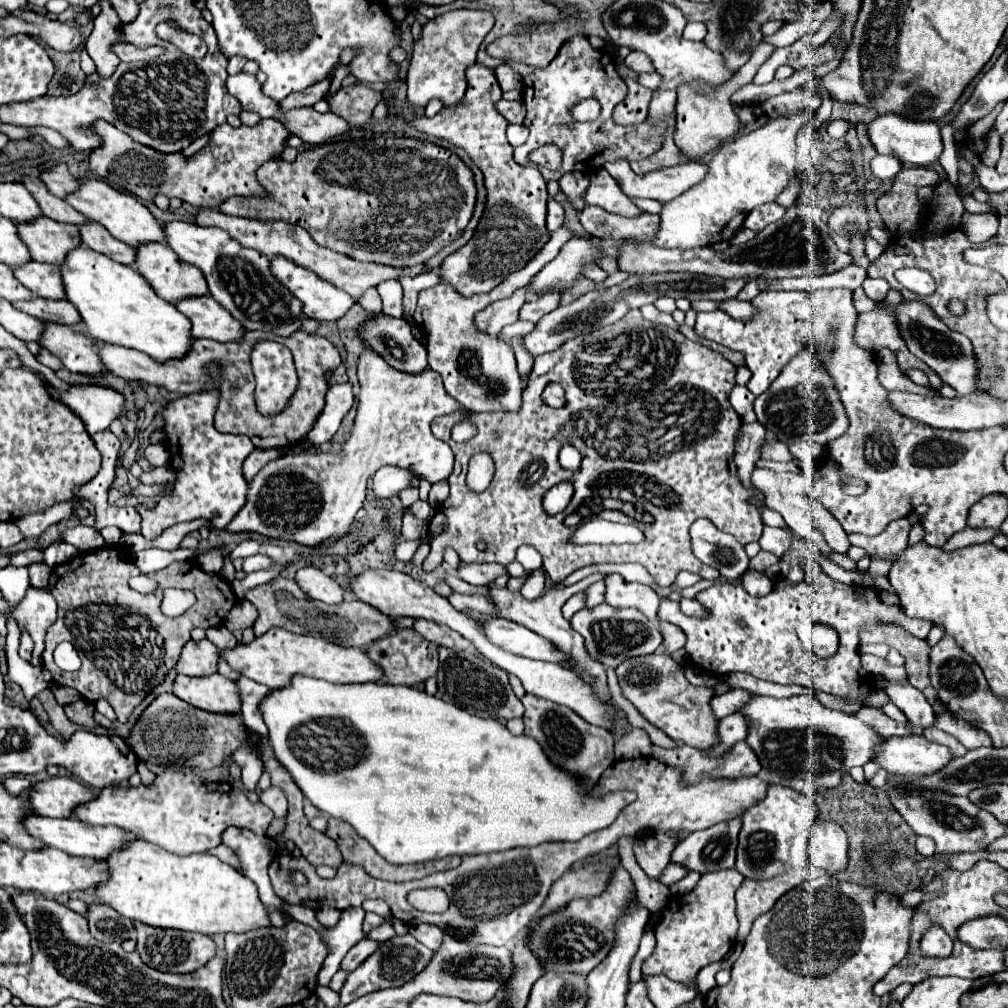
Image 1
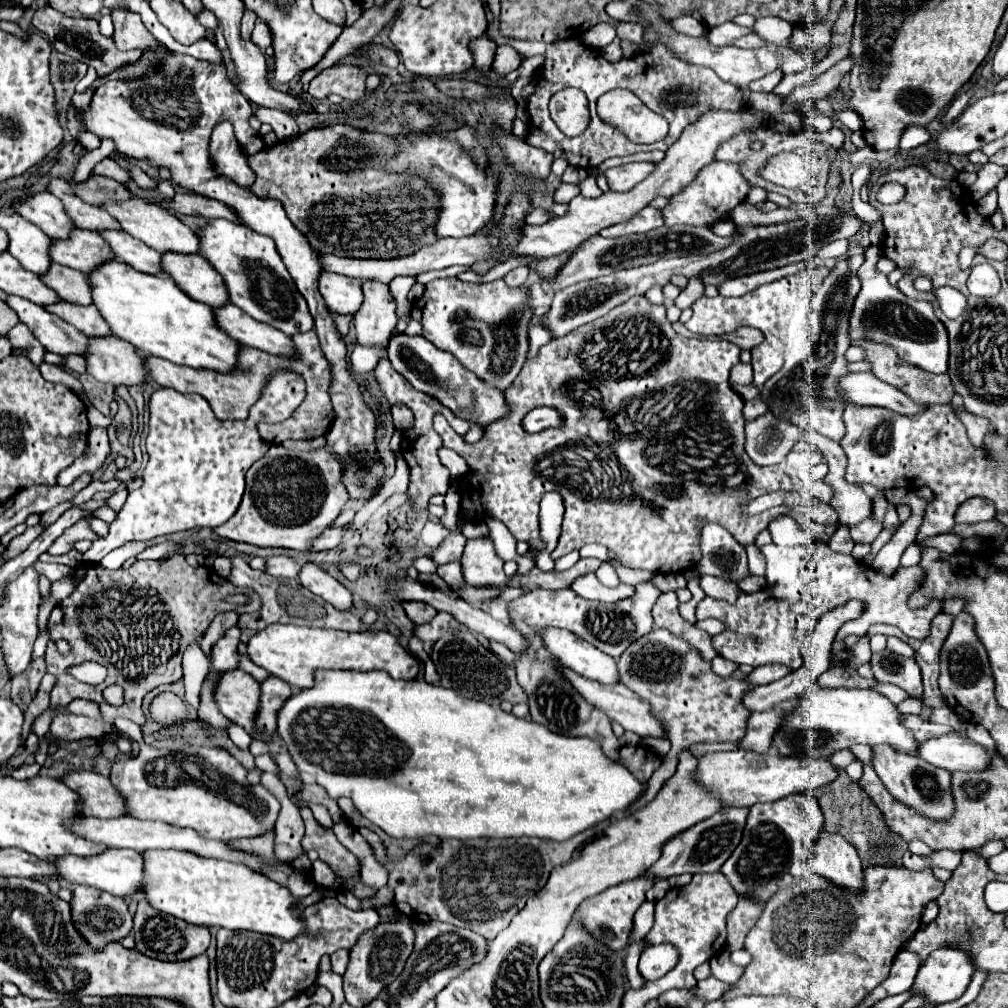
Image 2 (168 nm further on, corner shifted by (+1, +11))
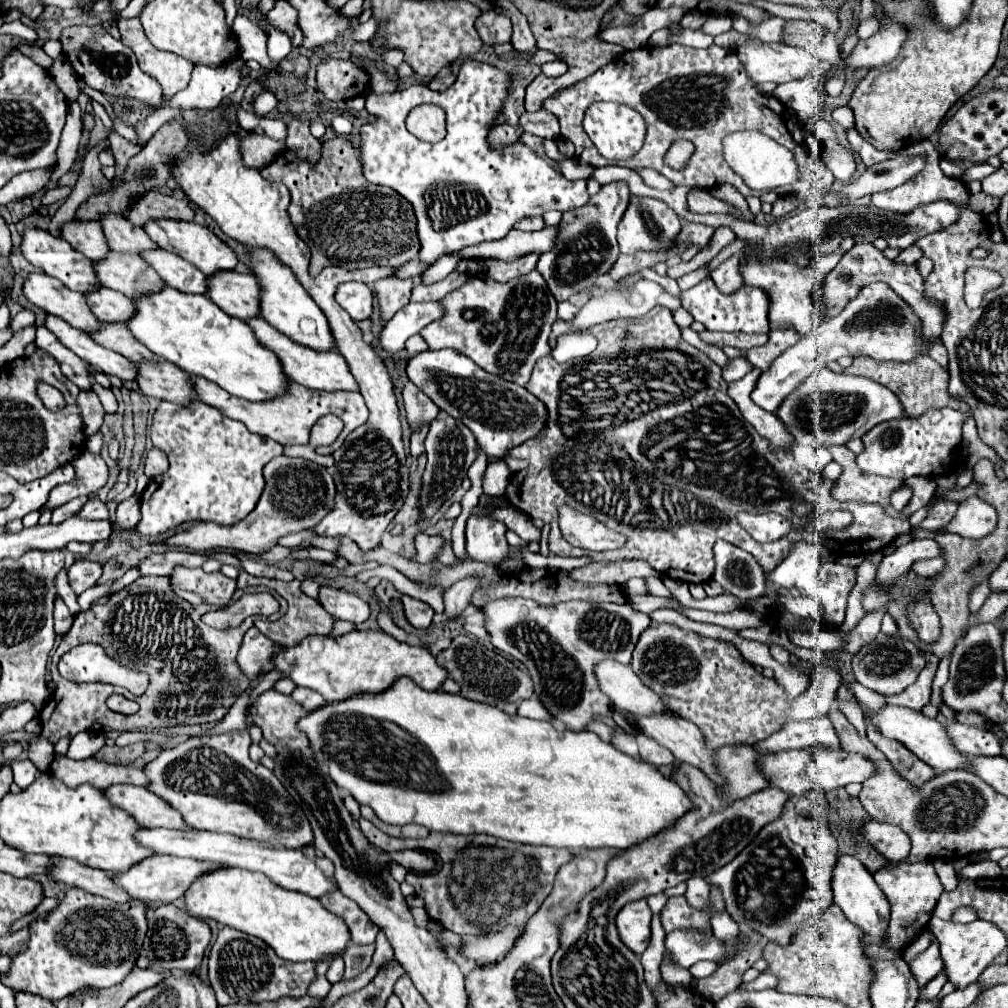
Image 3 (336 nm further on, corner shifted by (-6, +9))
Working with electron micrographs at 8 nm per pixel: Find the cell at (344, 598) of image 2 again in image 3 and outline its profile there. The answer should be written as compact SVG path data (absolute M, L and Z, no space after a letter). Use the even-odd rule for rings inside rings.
M321 587L319 599L321 599L323 609L327 613L331 613L335 619L345 619L345 621L351 621L355 625L369 619L369 605L353 593L349 595L347 591L341 591L341 589Z

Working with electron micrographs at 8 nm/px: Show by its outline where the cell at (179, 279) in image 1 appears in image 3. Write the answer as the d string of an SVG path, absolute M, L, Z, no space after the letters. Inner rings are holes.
M221 271L207 279L207 297L213 299L227 315L241 321L261 317L259 281L251 273Z

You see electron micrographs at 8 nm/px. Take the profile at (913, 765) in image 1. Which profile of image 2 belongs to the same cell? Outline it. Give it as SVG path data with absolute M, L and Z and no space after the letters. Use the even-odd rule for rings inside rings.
M956 733L932 737L918 743L916 757L922 761L954 771L982 771L990 765L988 751L972 739L962 739Z

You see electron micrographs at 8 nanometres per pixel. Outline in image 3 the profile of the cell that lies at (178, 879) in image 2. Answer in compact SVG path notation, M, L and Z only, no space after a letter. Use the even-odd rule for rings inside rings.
M227 867L199 877L185 895L187 911L197 919L215 919L265 941L281 959L323 961L341 955L351 933L343 917L327 911L319 899L275 885L263 873Z

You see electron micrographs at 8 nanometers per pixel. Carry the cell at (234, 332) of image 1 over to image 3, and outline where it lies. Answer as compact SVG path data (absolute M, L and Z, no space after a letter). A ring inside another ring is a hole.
M261 317L249 319L247 323L255 331L257 339L265 347L269 347L283 361L283 371L287 371L287 377L291 377L295 383L299 383L303 387L309 387L309 389L317 389L317 391L359 391L359 385L357 385L355 377L351 375L351 371L347 367L347 361L343 359L343 355L339 351L319 353L319 351L311 351L307 347L299 347L297 343L291 343L291 339L287 339L285 335L275 331Z

